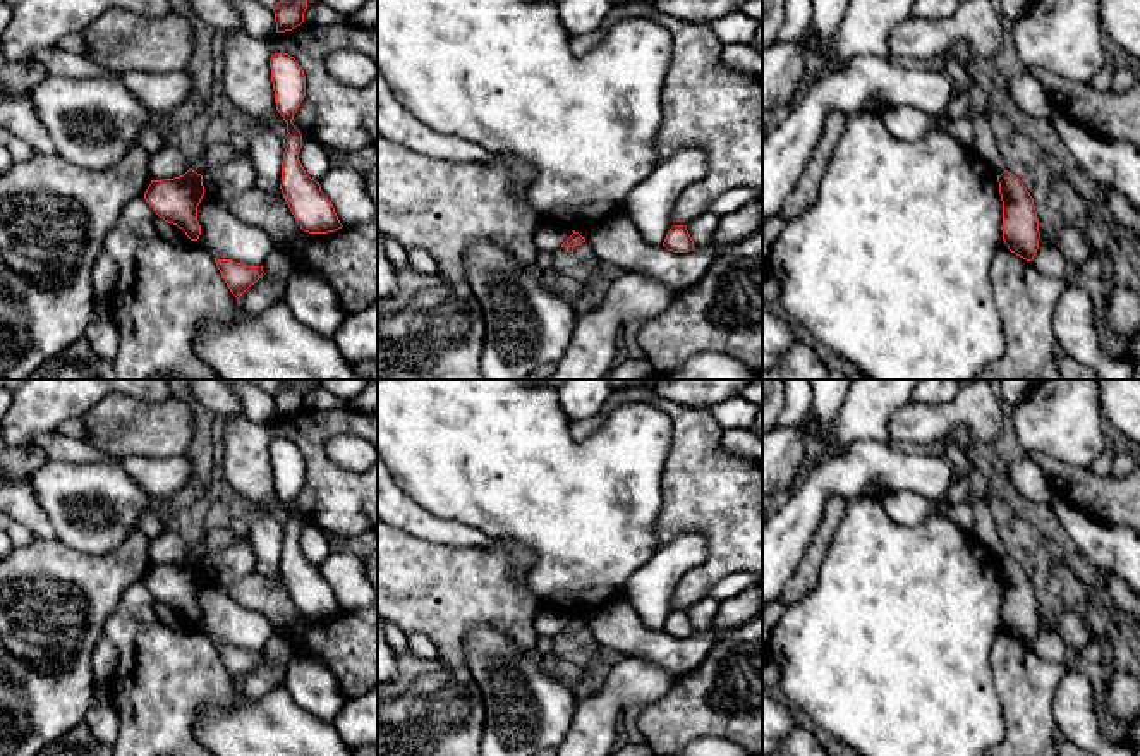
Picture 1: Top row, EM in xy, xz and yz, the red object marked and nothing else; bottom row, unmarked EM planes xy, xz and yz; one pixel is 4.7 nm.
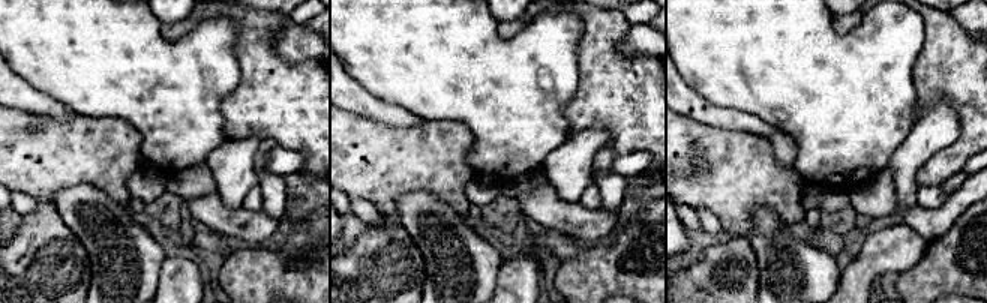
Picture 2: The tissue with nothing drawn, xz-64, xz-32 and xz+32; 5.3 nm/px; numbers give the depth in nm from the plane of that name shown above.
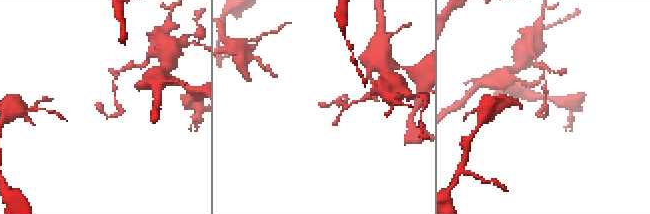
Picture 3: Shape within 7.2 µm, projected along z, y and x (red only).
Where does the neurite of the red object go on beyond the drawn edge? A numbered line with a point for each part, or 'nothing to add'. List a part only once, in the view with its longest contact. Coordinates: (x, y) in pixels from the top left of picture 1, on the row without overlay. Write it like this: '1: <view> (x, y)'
nothing to add

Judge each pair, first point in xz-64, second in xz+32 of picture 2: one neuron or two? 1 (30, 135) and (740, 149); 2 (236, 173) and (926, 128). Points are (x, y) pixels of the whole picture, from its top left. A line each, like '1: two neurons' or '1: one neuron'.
1: one neuron
2: one neuron

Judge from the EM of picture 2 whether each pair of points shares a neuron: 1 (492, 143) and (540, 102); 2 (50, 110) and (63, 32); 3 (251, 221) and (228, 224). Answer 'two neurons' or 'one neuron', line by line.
1: one neuron
2: two neurons
3: one neuron

